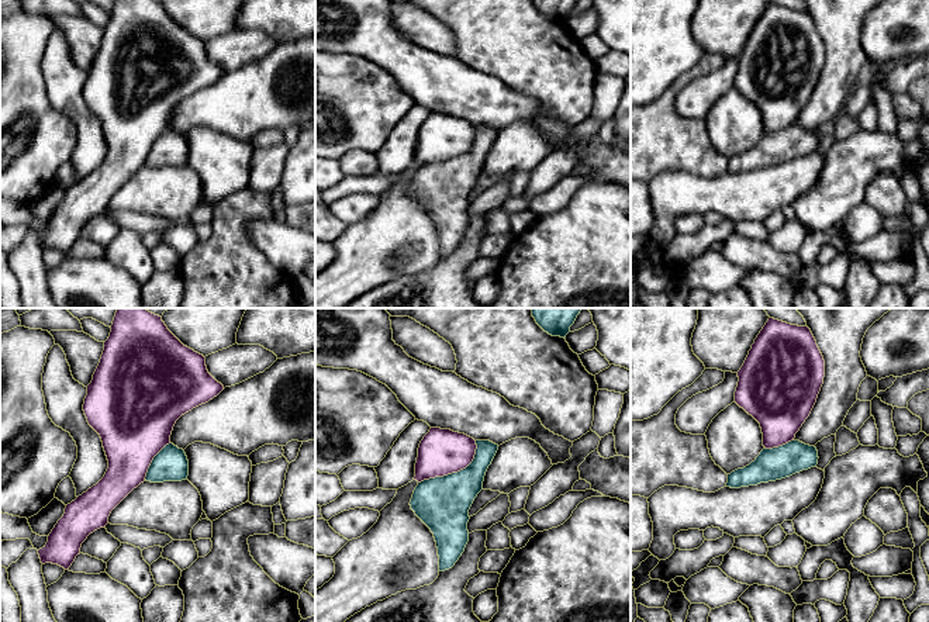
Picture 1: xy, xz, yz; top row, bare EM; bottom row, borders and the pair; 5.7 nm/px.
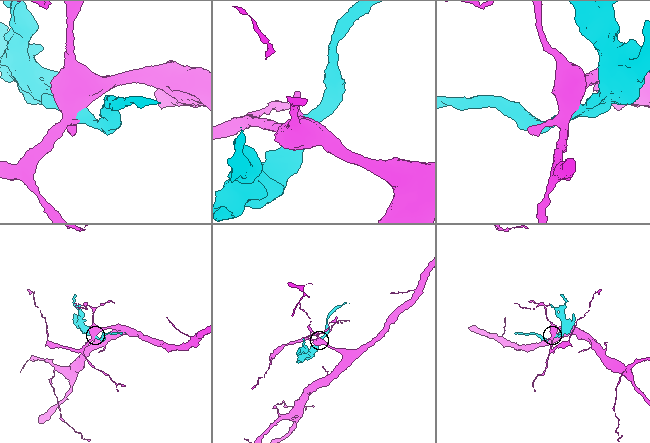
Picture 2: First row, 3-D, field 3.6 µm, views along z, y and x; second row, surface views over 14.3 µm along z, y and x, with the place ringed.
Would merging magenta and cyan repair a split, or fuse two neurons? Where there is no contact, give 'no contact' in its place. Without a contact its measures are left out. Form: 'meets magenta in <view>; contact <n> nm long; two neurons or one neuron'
meets magenta in xz; contact 420 nm long; two neurons

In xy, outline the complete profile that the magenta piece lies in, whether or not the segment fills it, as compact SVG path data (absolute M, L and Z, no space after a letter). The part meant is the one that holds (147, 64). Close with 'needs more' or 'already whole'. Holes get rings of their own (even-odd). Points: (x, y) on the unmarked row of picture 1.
M115 0L83 89L89 110L101 122L108 153L96 170L66 190L46 229L38 235L41 248L69 255L87 221L104 212L111 196L145 166L153 142L170 128L176 106L222 75L208 58L206 42L184 31L162 1Z; already whole

